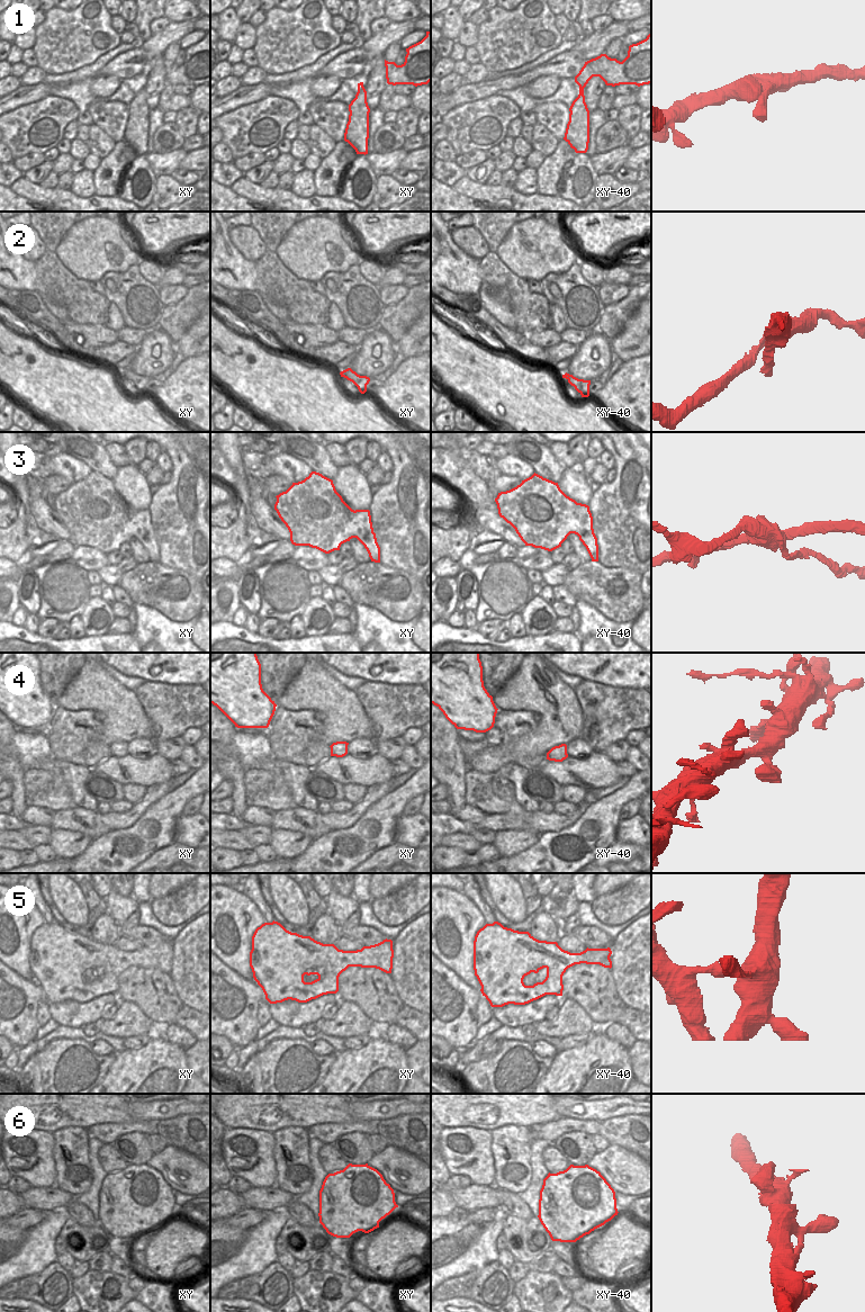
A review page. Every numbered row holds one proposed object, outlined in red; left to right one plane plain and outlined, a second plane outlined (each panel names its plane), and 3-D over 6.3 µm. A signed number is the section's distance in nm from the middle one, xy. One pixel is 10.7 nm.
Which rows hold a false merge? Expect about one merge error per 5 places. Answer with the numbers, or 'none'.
2, 3.

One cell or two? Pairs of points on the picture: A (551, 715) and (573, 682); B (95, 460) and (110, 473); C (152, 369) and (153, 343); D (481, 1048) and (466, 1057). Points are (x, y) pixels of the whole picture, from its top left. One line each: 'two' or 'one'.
A: two
B: one
C: one
D: one

